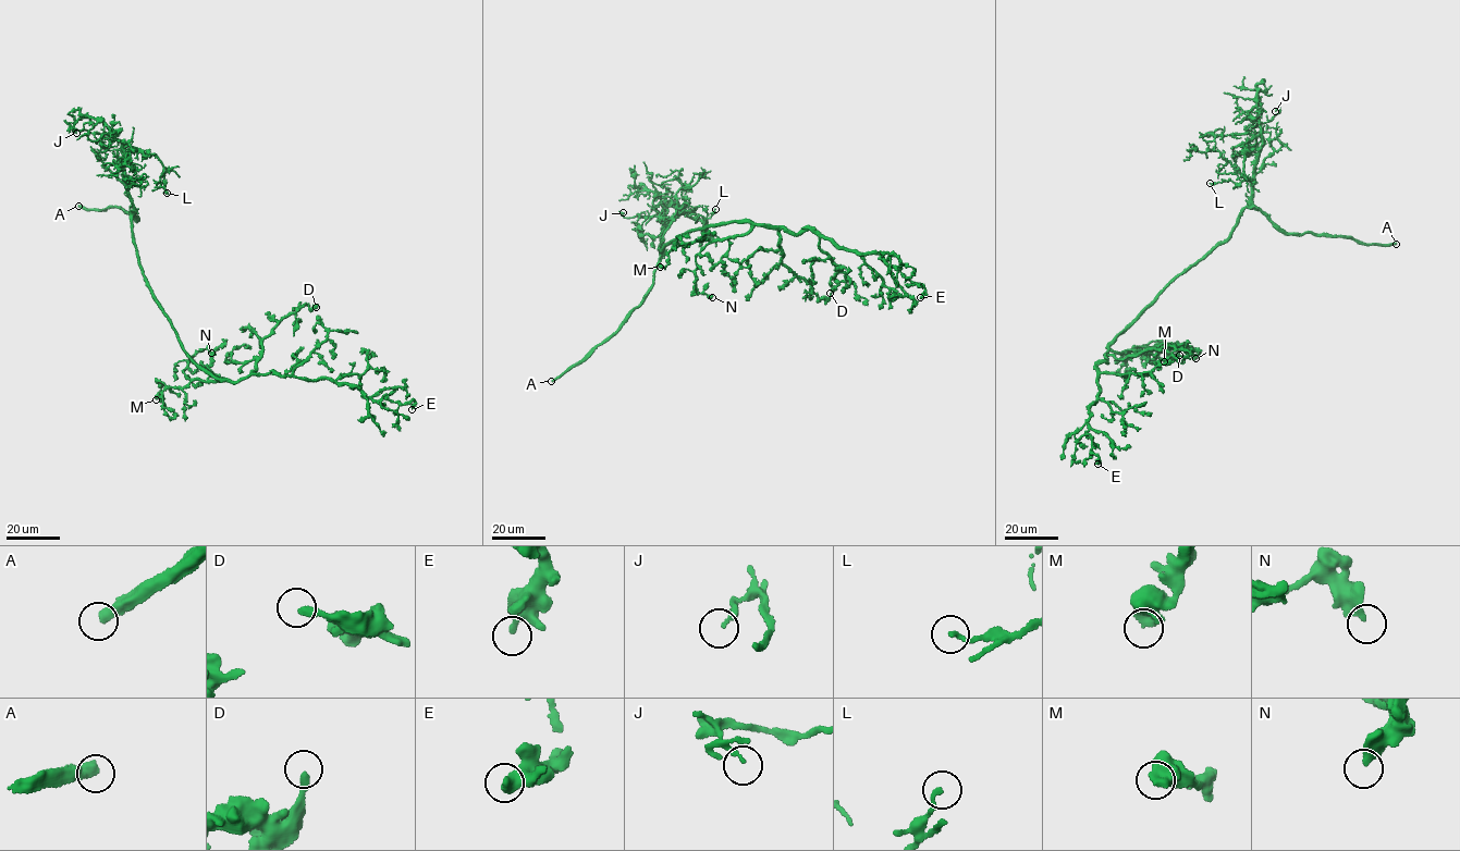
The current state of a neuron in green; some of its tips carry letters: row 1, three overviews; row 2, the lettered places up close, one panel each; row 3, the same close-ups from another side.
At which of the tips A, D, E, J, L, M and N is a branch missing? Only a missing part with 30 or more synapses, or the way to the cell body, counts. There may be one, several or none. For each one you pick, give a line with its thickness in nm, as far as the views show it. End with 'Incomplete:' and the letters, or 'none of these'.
A: calibre 440 nm
Incomplete: A

